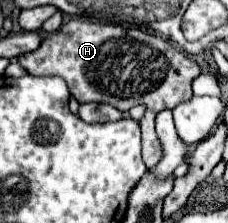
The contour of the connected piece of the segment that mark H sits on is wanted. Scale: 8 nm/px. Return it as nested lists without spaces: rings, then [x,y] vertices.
[[[72,19],[66,25],[62,25],[56,33],[48,35],[42,41],[40,49],[36,49],[32,53],[22,53],[18,57],[18,63],[30,75],[62,77],[68,83],[68,89],[78,103],[100,101],[100,103],[110,103],[120,111],[128,111],[130,107],[144,103],[148,109],[140,121],[140,125],[142,125],[142,159],[148,169],[152,169],[160,161],[160,141],[156,139],[154,117],[162,109],[174,109],[176,105],[190,101],[192,99],[190,85],[200,75],[200,65],[194,59],[186,57],[180,49],[168,47],[164,51],[158,51],[156,37],[150,33],[142,33],[138,29],[124,29],[120,25],[100,25],[100,23],[92,23],[92,21],[80,21],[80,19]]]

